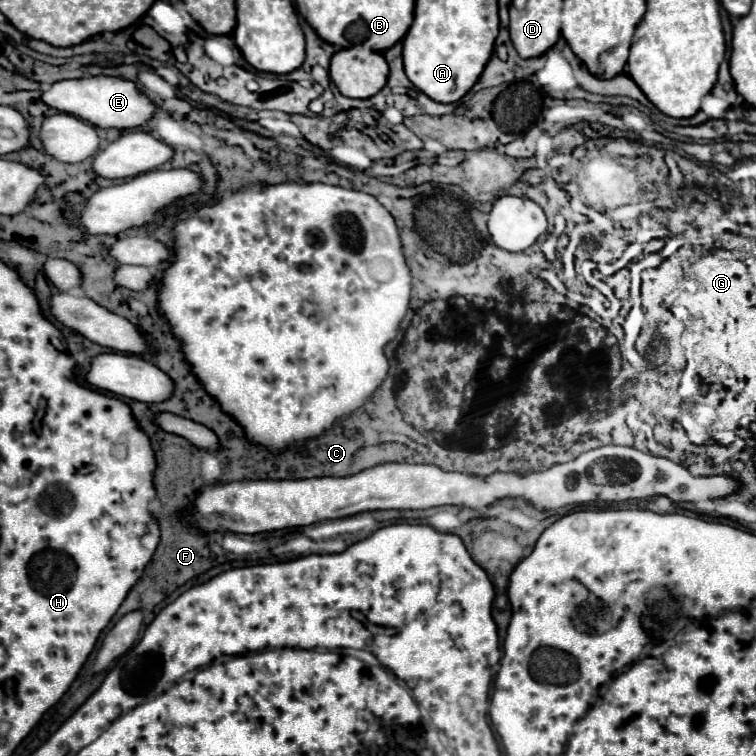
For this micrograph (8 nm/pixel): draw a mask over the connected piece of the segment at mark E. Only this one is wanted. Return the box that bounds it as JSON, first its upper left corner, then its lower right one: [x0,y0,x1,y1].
[41,77,155,129]

